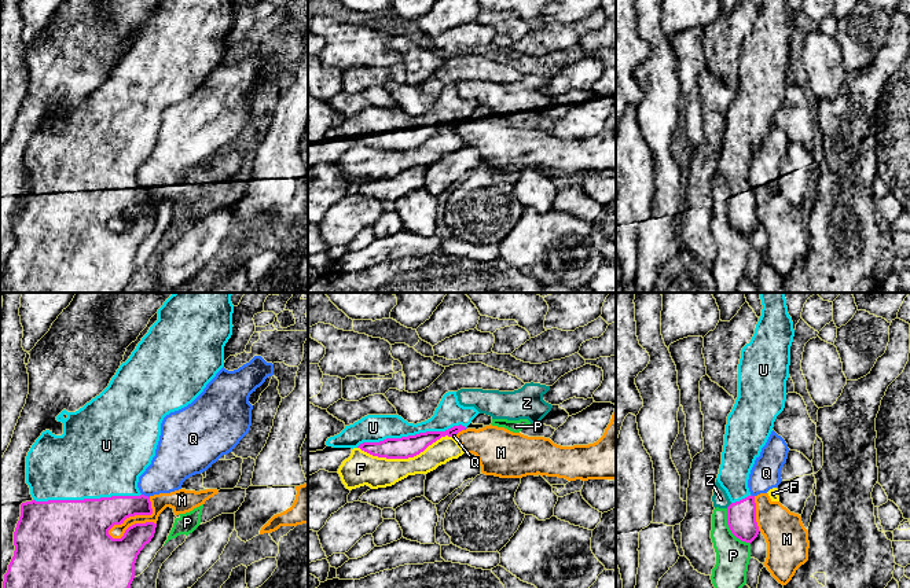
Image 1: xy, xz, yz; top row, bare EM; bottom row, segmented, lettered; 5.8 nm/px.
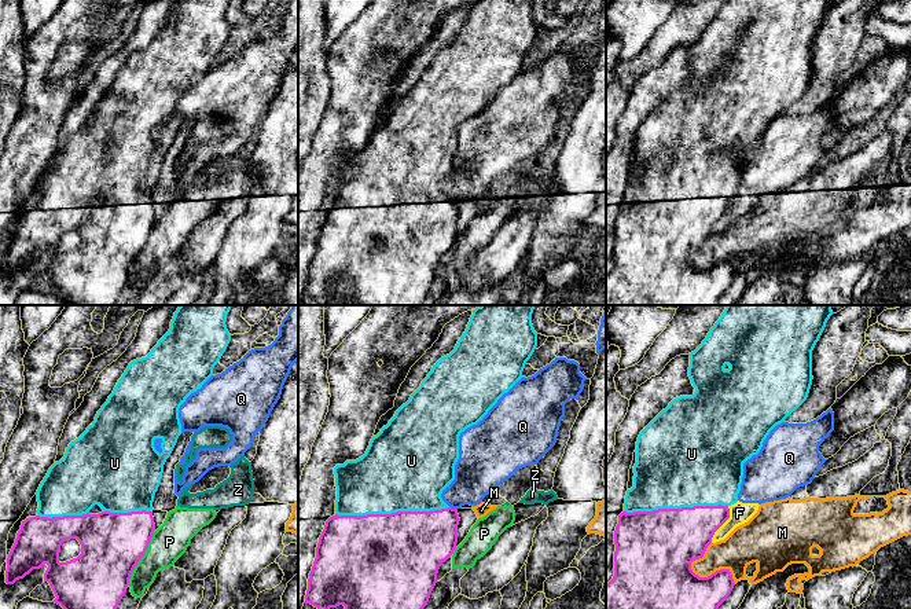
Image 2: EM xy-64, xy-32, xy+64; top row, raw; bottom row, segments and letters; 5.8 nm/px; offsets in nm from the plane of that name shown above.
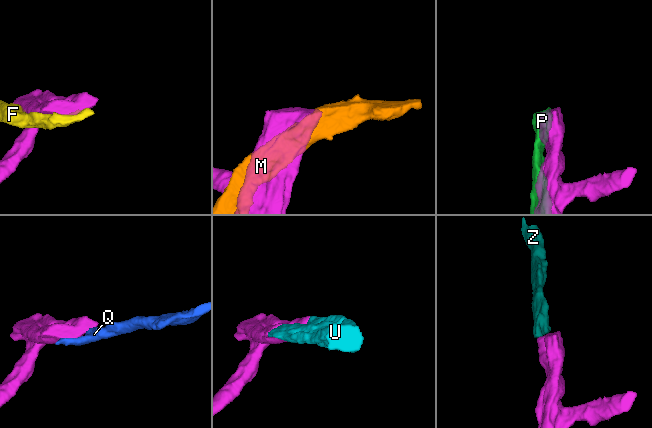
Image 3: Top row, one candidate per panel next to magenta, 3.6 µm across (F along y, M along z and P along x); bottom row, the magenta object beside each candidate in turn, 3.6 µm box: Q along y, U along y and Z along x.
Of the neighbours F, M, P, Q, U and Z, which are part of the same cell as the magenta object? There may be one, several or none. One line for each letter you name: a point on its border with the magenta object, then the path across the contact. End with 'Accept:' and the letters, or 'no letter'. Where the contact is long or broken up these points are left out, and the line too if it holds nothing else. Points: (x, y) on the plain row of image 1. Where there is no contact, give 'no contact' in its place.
U: contact xz (410, 128)
Accept: U

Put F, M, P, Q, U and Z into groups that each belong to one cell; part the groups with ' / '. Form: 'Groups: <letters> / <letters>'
Groups: F Q / M / P Z / U

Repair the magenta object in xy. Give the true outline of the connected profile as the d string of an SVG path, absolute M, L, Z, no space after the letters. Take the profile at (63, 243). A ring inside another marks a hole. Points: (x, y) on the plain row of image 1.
M159 0L158 12L137 36L129 51L120 58L109 78L82 100L76 104L63 102L56 113L63 115L63 126L55 128L45 122L32 137L26 148L26 176L30 180L32 194L21 196L21 209L14 224L14 249L4 267L0 293L122 293L135 271L135 256L137 247L146 236L151 234L157 216L135 216L129 218L121 231L113 231L109 223L114 217L121 217L129 209L151 207L151 194L148 188L140 185L137 180L139 169L151 157L161 128L161 115L166 107L191 96L206 80L206 77L224 59L224 38L232 27L234 0Z

